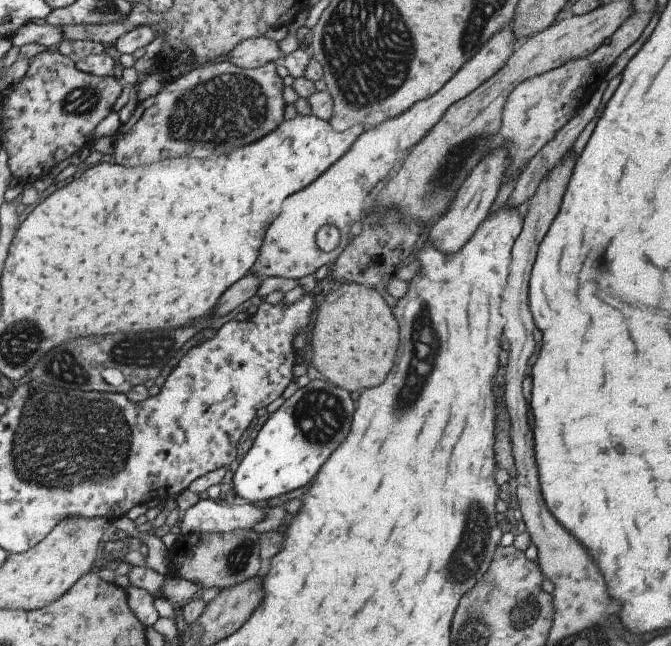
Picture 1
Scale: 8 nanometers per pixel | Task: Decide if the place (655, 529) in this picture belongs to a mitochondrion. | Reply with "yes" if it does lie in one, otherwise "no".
no

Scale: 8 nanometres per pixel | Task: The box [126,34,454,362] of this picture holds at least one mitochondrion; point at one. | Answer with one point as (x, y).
(228, 108)

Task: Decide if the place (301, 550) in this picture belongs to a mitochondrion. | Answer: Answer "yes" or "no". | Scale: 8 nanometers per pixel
no

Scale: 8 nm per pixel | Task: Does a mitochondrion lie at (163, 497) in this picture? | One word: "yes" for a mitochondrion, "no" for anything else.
no

